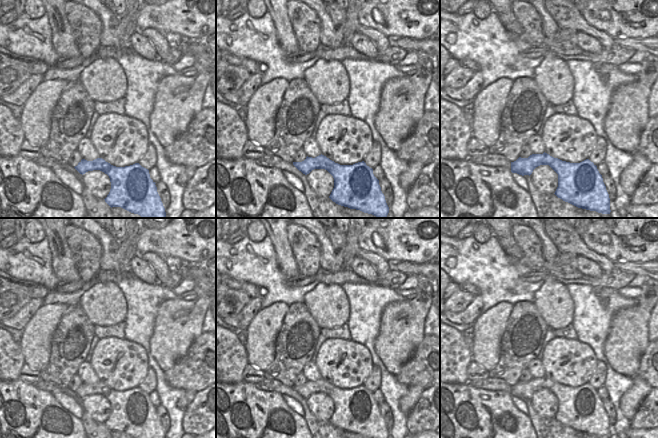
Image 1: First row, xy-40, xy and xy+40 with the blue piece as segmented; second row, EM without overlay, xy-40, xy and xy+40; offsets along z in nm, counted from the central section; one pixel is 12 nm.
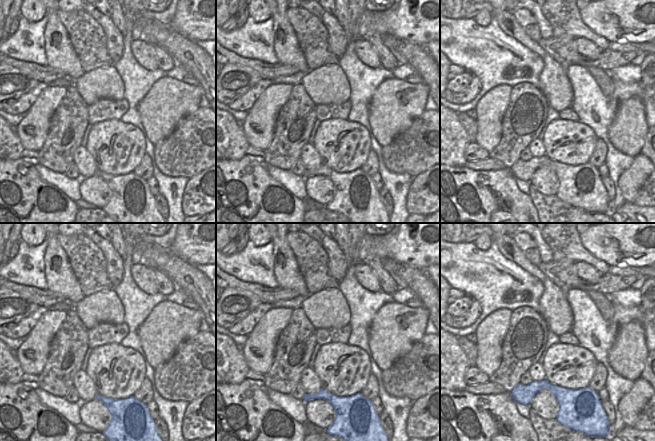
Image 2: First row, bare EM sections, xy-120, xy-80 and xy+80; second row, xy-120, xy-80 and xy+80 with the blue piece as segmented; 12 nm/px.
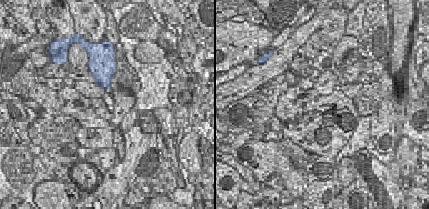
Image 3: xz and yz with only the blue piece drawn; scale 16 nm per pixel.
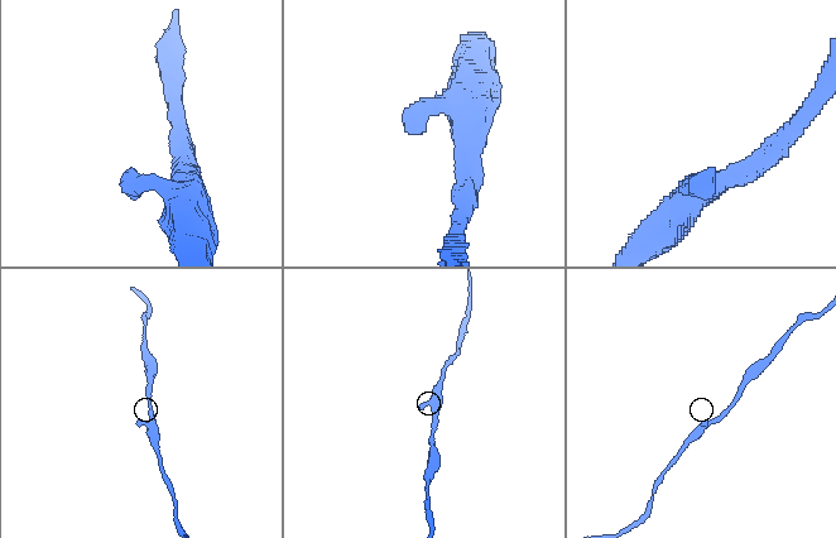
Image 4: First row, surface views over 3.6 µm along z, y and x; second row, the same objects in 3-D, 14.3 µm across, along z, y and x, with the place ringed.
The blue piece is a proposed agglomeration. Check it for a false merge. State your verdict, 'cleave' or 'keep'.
keep

